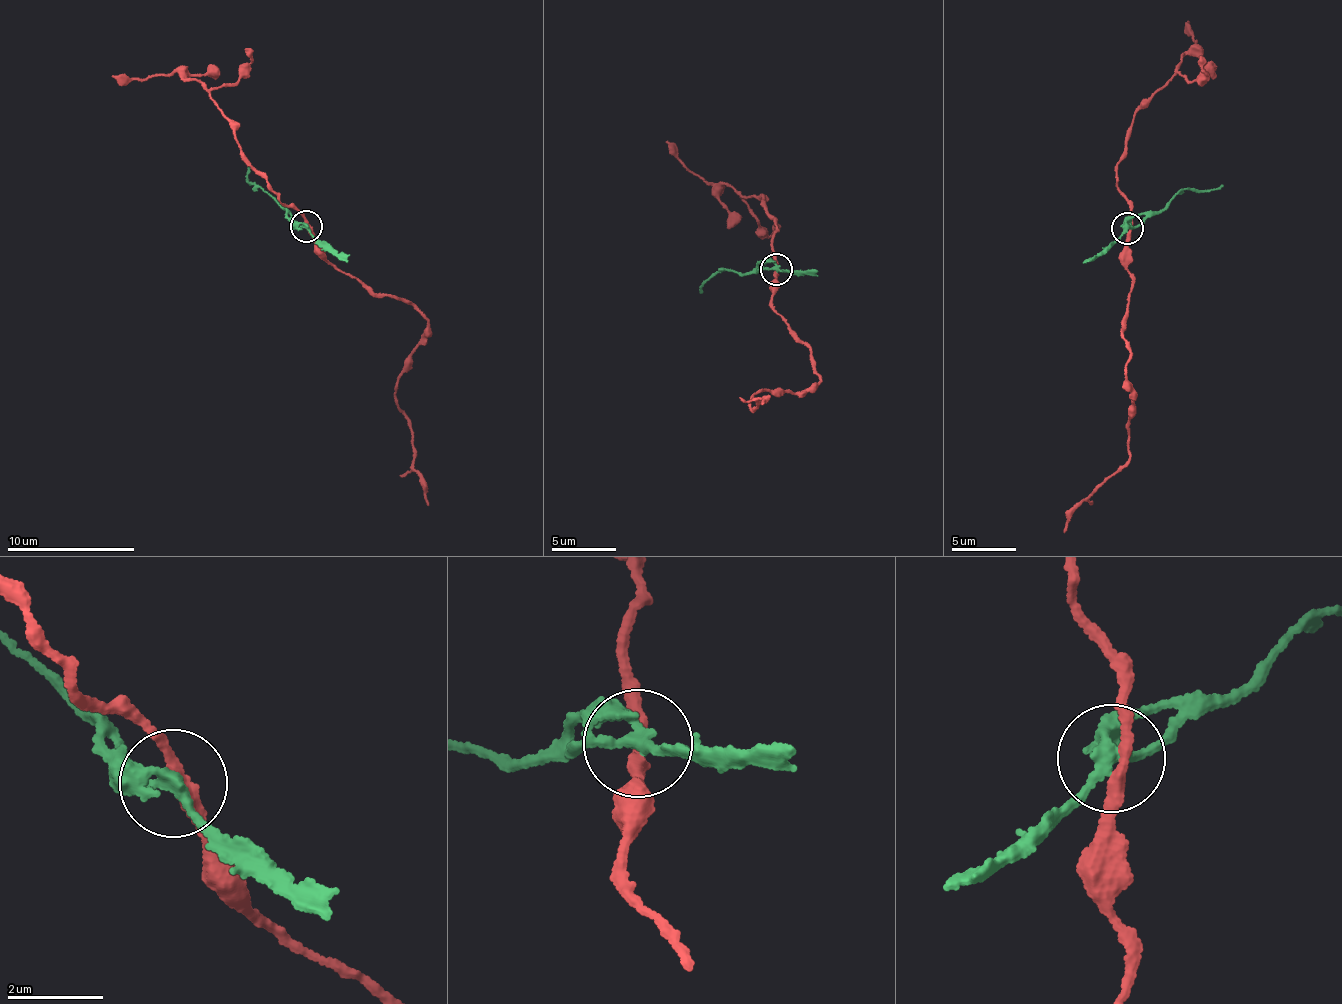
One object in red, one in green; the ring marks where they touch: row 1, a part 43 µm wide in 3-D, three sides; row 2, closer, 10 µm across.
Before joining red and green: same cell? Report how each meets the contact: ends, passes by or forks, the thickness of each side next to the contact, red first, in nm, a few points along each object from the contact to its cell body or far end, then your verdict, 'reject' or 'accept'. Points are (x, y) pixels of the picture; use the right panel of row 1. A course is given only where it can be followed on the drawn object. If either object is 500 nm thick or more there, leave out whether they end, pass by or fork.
red passes by | green forks | 240/220 nm | red via (1128, 227), (1122, 330), (1130, 358), (1124, 375), (1131, 401), (1129, 452), (1123, 468), (1083, 500), (1065, 532) | green via (1128, 227), (1167, 205), (1182, 191), (1211, 191), (1222, 185) | reject

